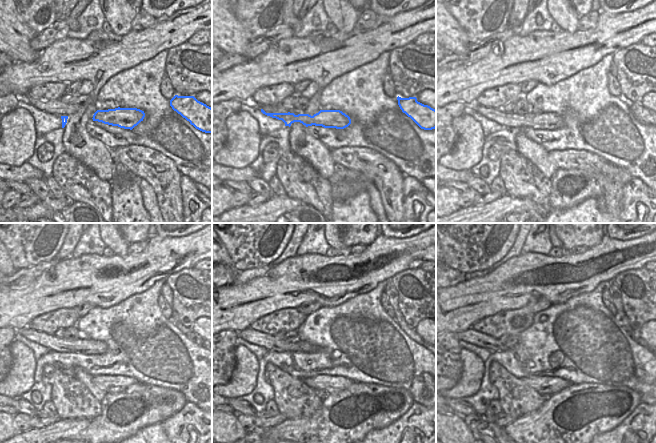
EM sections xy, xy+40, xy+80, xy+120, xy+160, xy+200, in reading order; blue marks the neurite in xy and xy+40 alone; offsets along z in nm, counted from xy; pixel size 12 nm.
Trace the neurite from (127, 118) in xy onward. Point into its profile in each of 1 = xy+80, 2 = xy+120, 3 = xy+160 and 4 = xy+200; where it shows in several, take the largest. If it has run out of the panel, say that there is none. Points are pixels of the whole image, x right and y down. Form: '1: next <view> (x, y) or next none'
1: next xy+80 (550, 121)
2: next xy+120 (82, 345)
3: next xy+160 (271, 343)
4: next xy+200 (476, 338)

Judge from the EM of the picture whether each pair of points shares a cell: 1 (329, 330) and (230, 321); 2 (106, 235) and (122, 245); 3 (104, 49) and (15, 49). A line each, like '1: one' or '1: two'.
1: two
2: one
3: two

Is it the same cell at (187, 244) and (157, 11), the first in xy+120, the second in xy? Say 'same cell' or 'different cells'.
different cells

